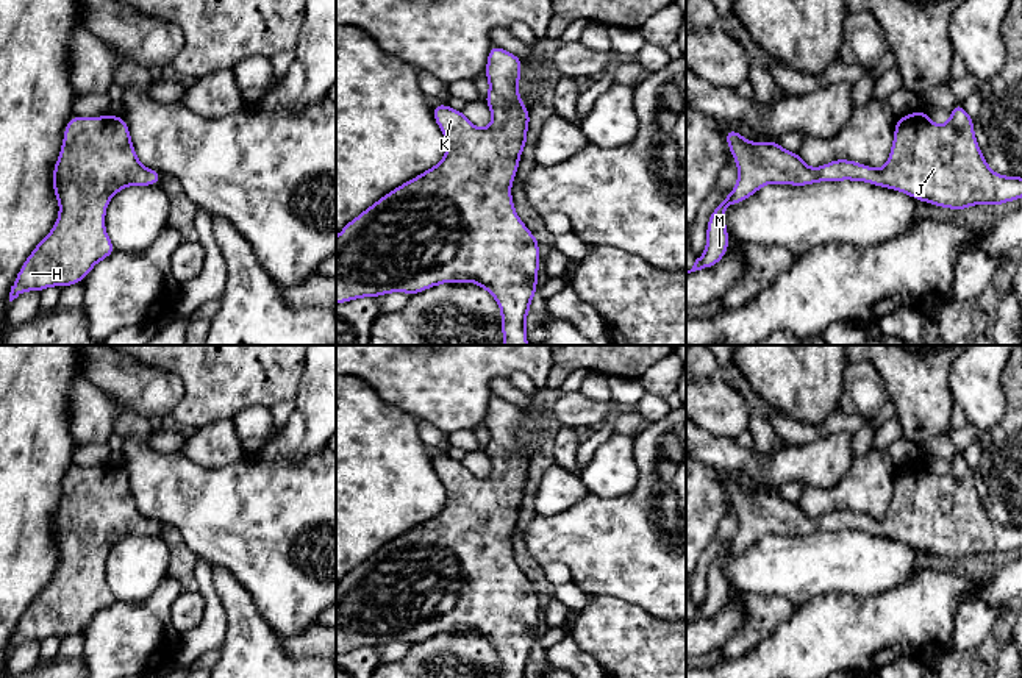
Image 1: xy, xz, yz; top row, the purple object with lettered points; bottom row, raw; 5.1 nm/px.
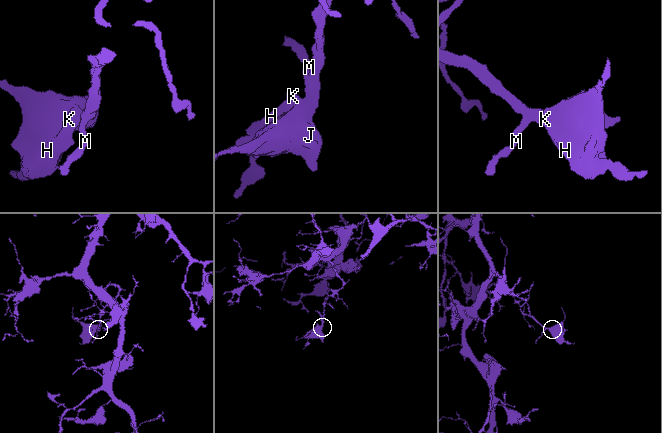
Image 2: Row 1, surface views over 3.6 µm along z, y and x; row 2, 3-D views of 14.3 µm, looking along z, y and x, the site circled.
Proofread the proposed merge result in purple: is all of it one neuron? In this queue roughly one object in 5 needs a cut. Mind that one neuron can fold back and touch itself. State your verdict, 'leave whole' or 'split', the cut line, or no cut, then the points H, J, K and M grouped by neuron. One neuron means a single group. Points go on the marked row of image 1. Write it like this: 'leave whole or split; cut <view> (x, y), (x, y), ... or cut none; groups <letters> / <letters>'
leave whole; cut none; groups H J K M

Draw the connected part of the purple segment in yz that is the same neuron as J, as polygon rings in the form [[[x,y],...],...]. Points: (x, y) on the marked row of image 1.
[[[959,102],[945,125],[933,123],[924,109],[895,119],[891,155],[881,169],[845,158],[813,169],[799,152],[786,152],[780,142],[749,142],[733,128],[725,130],[725,141],[738,166],[738,183],[709,214],[705,253],[686,273],[709,269],[727,255],[725,208],[742,203],[769,183],[864,181],[955,211],[981,203],[997,208],[1022,198],[1022,177],[991,170],[975,139],[974,117]]]

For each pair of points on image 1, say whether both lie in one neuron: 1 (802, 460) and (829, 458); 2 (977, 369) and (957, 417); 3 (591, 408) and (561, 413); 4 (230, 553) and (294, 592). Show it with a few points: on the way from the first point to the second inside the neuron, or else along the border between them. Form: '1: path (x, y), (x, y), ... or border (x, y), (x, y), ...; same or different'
1: path (808, 460), (822, 460); same
2: border (955, 403), (963, 411), (966, 422); different
3: path (583, 411), (569, 411); same
4: path (246, 553), (255, 553), (278, 577); same

